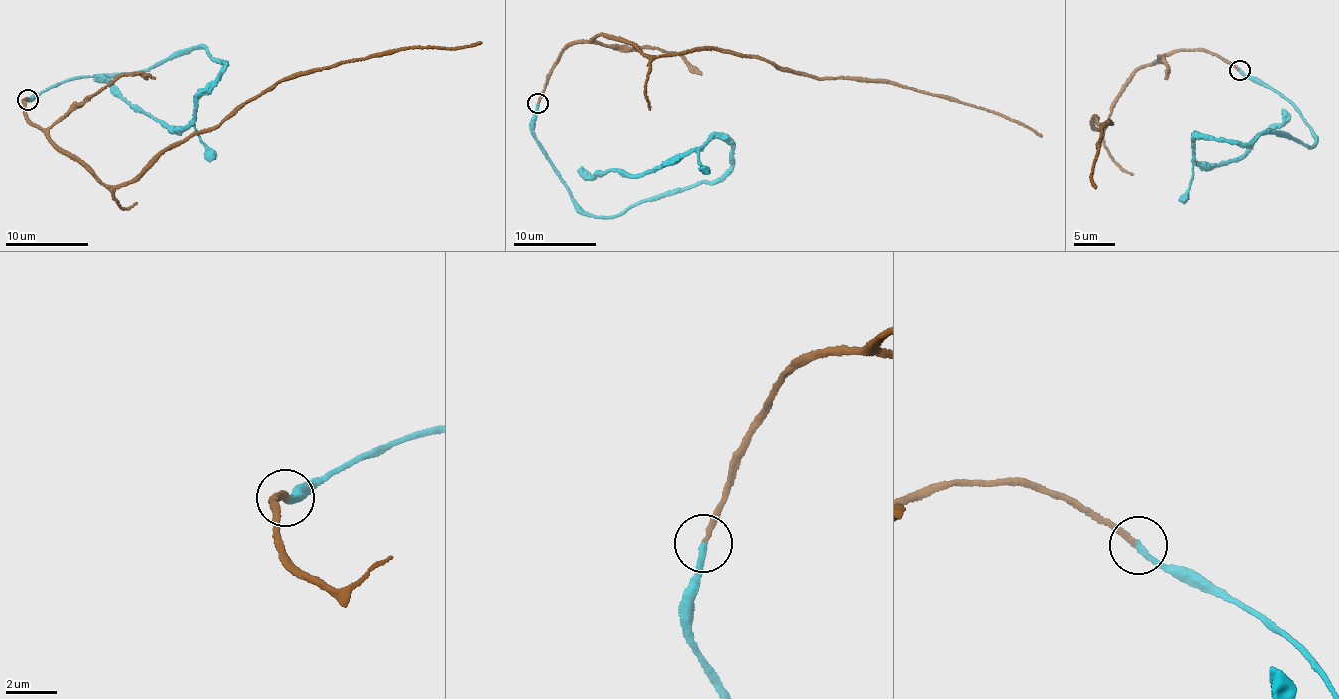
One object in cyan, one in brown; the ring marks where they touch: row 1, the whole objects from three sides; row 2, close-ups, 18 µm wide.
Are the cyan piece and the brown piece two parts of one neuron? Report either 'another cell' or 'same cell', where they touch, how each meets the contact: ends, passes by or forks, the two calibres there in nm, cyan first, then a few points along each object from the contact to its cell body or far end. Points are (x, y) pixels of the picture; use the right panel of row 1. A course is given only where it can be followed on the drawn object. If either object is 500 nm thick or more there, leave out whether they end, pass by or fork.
same cell; at (1239, 70); cyan ends there; brown ends there; 260 nm thick on the cyan side, 220 nm on the other; cyan runs (1240, 71), (1295, 105), (1315, 145), (1203, 135), (1192, 159), (1244, 153), (1283, 111); brown runs (1238, 70), (1186, 49), (1134, 74), (1101, 132), (1090, 120), (1110, 122), (1102, 127), (1089, 177), (1095, 187)

